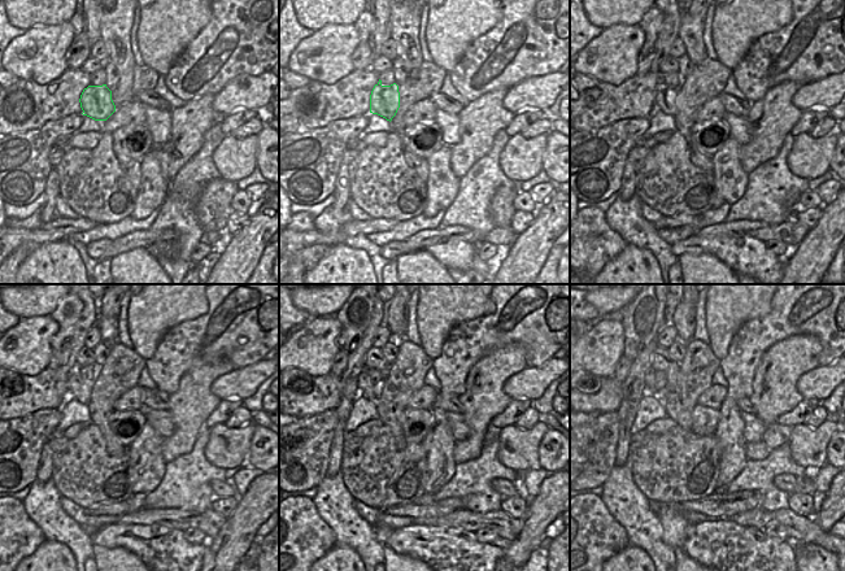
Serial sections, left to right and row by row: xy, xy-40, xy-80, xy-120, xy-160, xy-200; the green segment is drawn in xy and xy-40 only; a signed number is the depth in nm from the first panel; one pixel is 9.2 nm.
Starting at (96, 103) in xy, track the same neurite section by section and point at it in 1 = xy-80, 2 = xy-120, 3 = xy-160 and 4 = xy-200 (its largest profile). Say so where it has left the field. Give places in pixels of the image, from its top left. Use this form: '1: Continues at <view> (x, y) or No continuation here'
1: Continues at xy-80 (665, 101)
2: Continues at xy-120 (81, 382)
3: Continues at xy-160 (370, 383)
4: Continues at xy-200 (654, 380).

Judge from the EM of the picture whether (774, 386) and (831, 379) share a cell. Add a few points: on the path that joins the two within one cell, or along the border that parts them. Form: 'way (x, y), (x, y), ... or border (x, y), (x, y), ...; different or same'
border (818, 366), (805, 371), (796, 383), (802, 399); different

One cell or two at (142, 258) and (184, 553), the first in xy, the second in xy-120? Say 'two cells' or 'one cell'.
two cells

